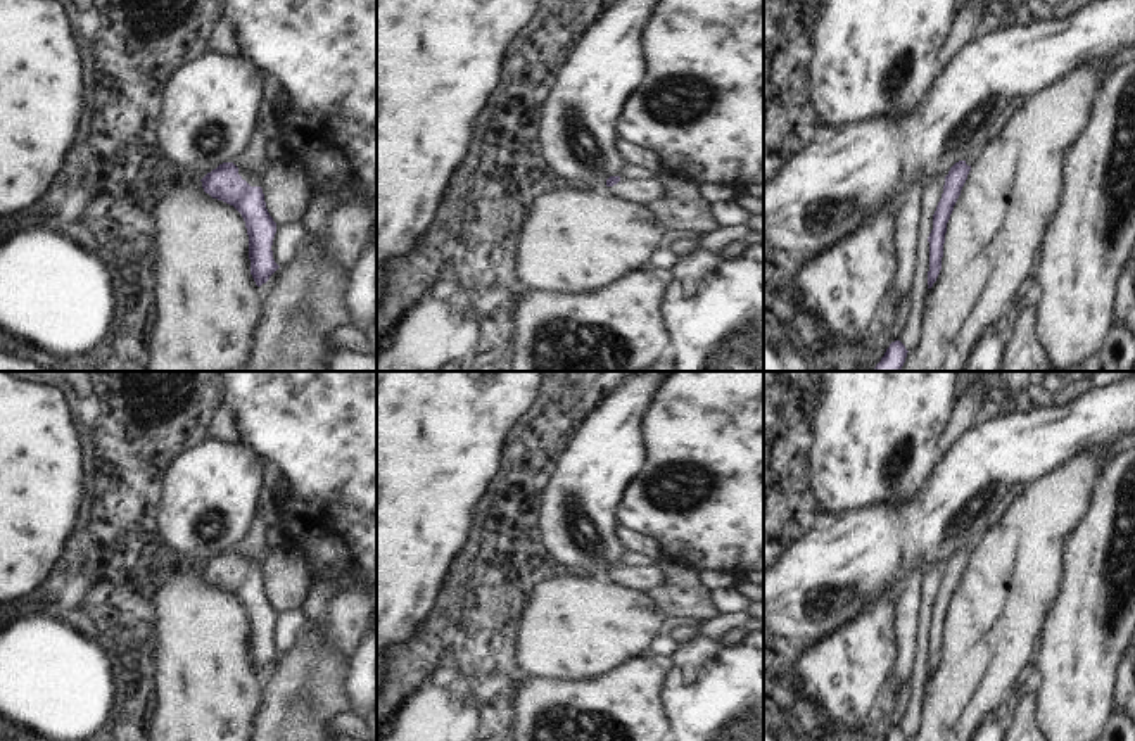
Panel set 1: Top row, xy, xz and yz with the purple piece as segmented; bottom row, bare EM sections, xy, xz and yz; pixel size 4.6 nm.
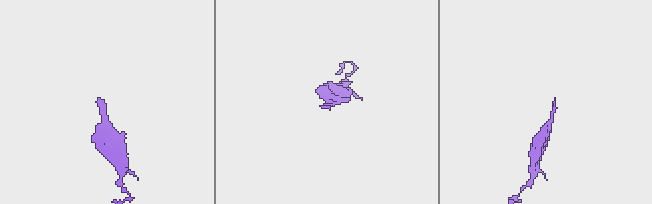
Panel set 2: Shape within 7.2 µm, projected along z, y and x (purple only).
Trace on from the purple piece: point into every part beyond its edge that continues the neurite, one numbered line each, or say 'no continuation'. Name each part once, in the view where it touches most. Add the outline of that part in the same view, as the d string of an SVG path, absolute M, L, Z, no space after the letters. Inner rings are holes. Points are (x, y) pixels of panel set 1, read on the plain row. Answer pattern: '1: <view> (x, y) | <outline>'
1: xy (251, 565) | M240 554L238 556L238 561L242 563L242 567L245 567L250 573L261 573L263 568L261 568L261 563L256 563L254 560Z

